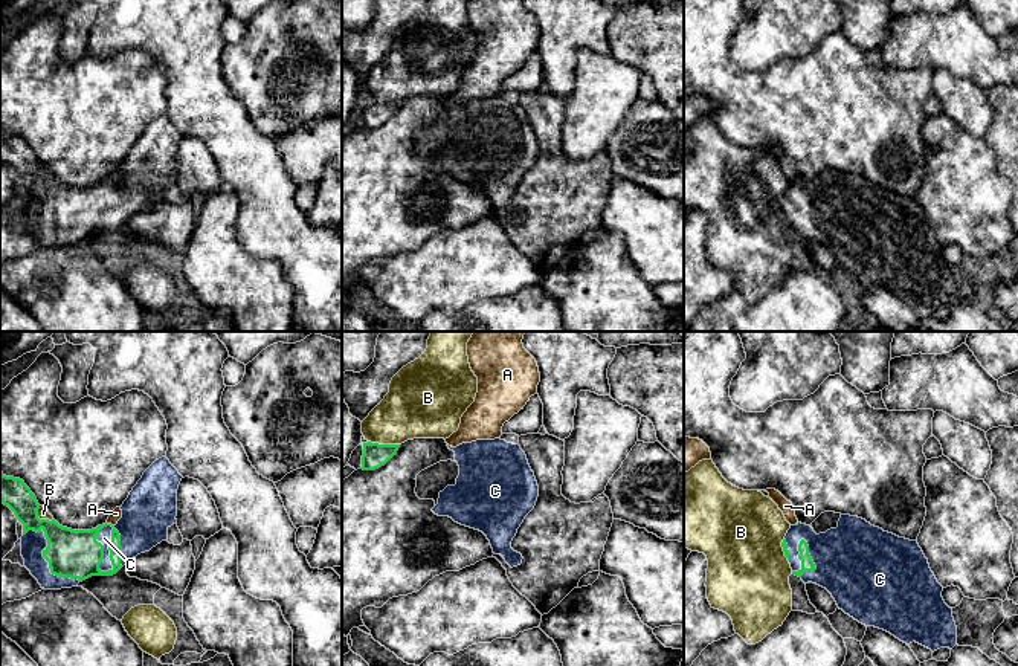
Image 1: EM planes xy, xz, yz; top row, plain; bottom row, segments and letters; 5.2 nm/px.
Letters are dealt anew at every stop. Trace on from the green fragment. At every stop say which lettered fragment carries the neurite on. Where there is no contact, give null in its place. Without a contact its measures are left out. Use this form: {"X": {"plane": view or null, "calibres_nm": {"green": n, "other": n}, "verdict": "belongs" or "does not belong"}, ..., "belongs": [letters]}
{"A": {"plane": "xy", "calibres_nm": {"green": 260, "other": 60}, "verdict": "does not belong"}, "B": {"plane": "xz", "calibres_nm": {"green": 130, "other": 320}, "verdict": "does not belong"}, "C": {"plane": "xy", "calibres_nm": {"green": 260, "other": 70}, "verdict": "belongs"}, "belongs": ["C"]}

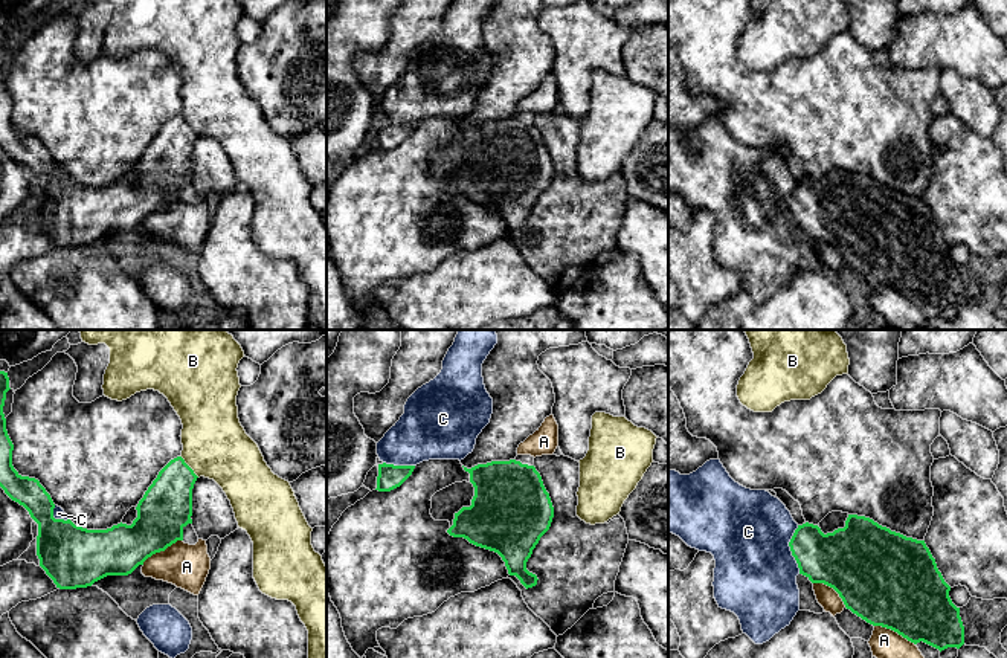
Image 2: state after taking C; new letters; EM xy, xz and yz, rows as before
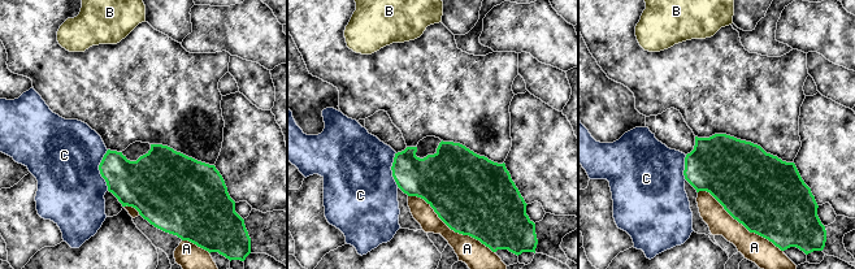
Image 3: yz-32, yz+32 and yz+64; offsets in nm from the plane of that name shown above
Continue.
{"A": {"plane": "xy", "calibres_nm": {"green": 280, "other": 240}, "verdict": "does not belong"}, "B": {"plane": "xy", "calibres_nm": {"green": 280, "other": 340}, "verdict": "does not belong"}, "C": {"plane": "yz", "calibres_nm": {"green": 300, "other": 440}, "verdict": "does not belong"}, "belongs": []}

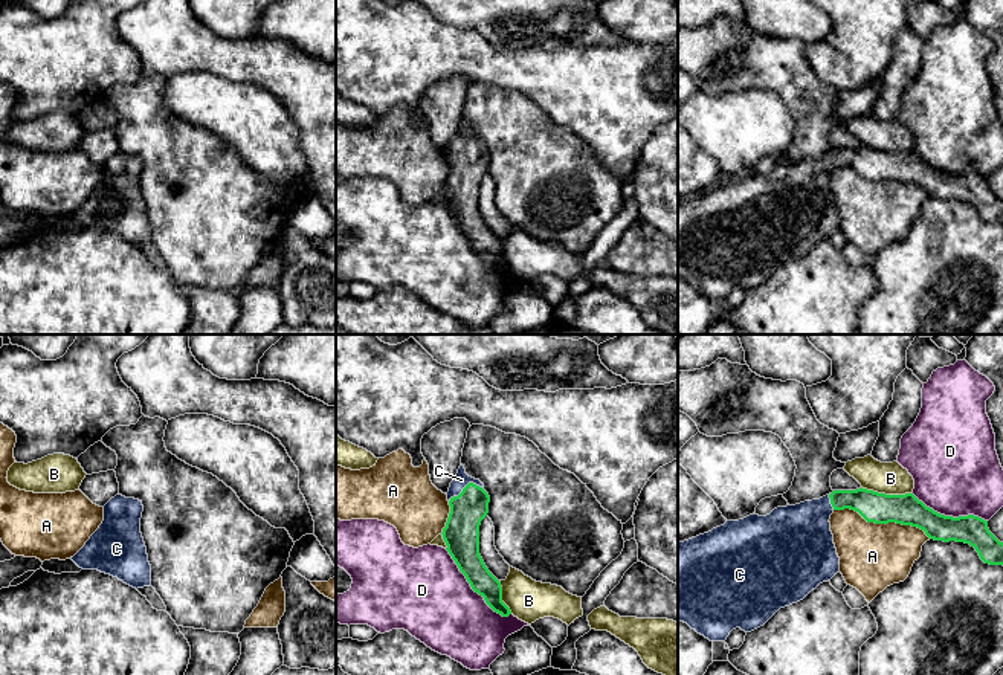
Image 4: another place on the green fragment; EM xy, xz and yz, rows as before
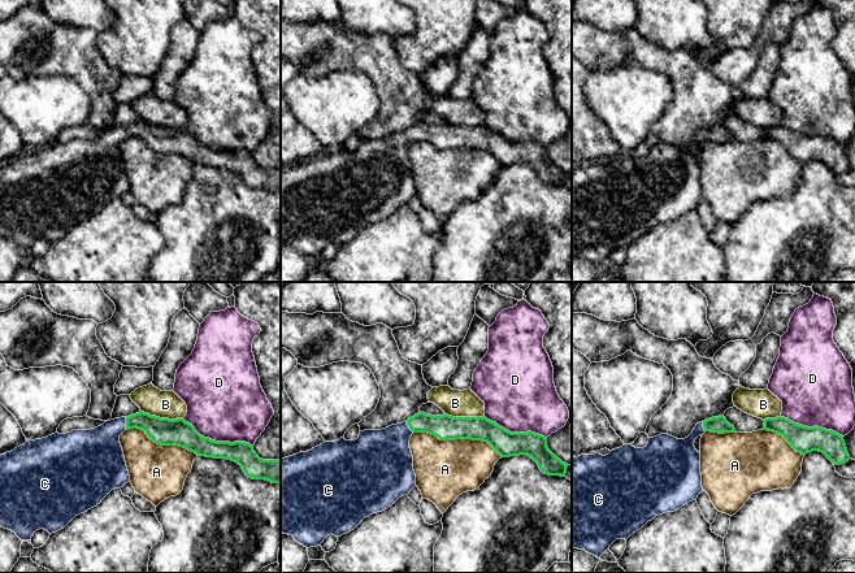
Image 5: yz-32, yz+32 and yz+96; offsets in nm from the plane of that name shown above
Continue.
{"A": {"plane": "yz", "calibres_nm": {"green": 160, "other": 360}, "verdict": "does not belong"}, "B": {"plane": "yz", "calibres_nm": {"green": 160, "other": 170}, "verdict": "does not belong"}, "C": {"plane": "xz", "calibres_nm": {"green": 190, "other": 80}, "verdict": "belongs"}, "D": {"plane": "xz", "calibres_nm": {"green": 180, "other": 440}, "verdict": "does not belong"}, "belongs": ["C"]}

